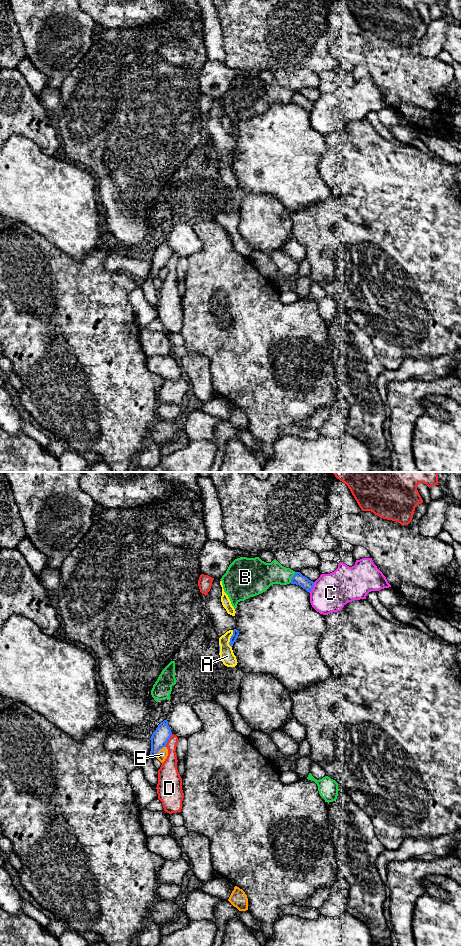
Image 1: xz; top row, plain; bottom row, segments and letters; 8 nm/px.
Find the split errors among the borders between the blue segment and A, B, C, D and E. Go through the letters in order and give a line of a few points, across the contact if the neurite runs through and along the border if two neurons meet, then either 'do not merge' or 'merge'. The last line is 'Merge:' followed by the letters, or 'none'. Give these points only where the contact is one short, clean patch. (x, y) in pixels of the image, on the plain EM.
A: do not merge
B: do not merge
C: do not merge
D: do not merge
E: line xz (165, 266), (155, 276); do not merge
Merge: none

